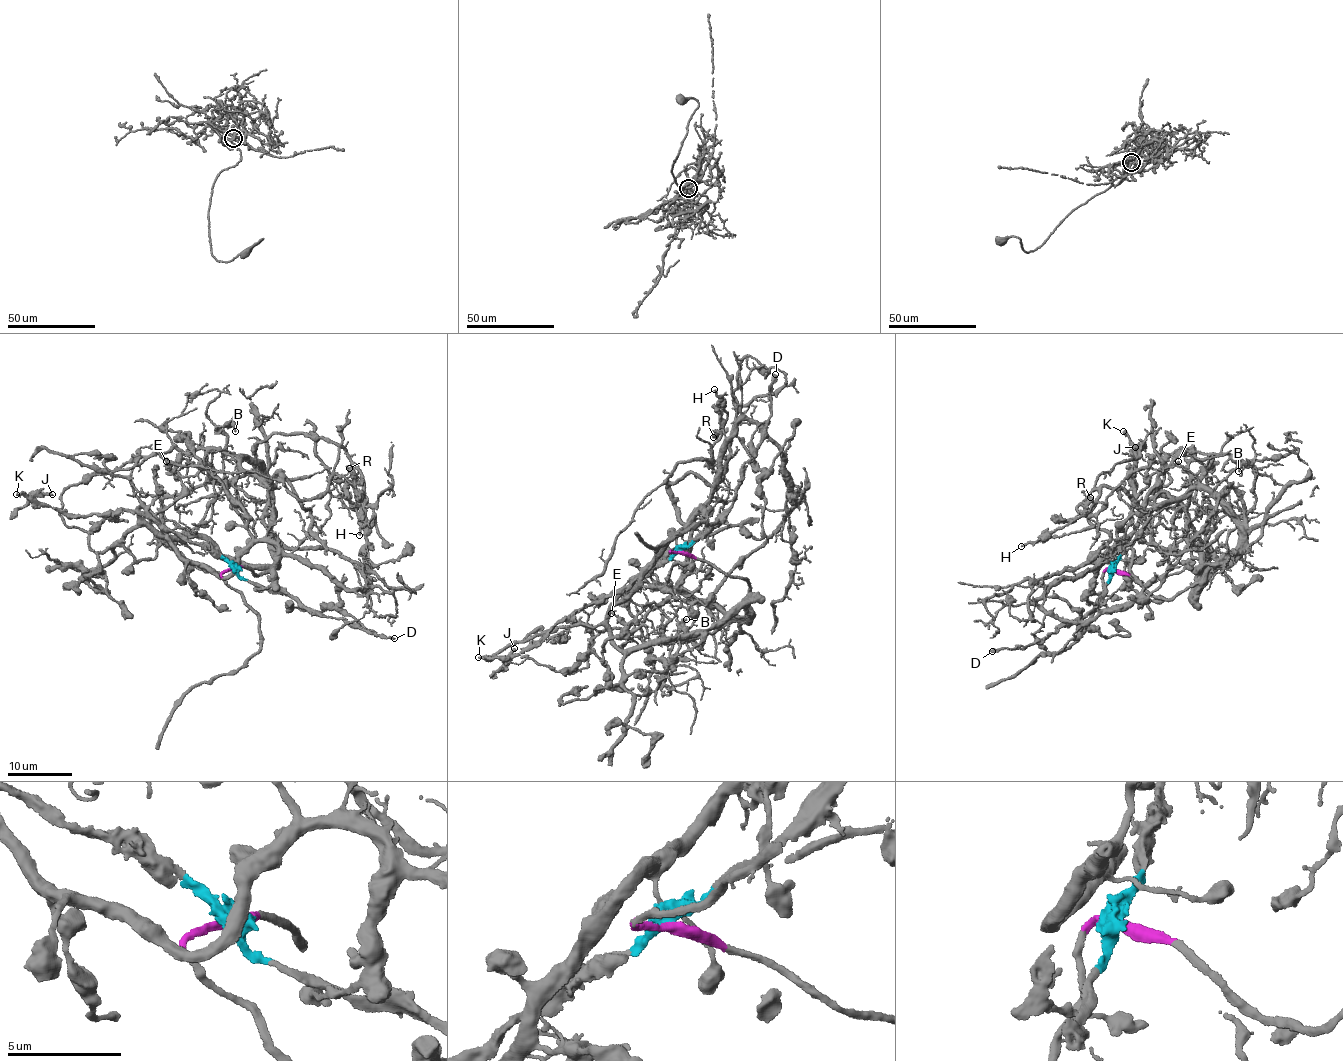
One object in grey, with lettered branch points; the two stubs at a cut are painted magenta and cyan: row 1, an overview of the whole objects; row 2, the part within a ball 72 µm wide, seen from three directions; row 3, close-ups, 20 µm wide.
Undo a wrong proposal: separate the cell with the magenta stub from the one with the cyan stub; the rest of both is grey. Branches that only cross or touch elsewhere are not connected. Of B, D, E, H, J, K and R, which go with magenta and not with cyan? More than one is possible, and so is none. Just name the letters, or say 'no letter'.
B, E, H, R

